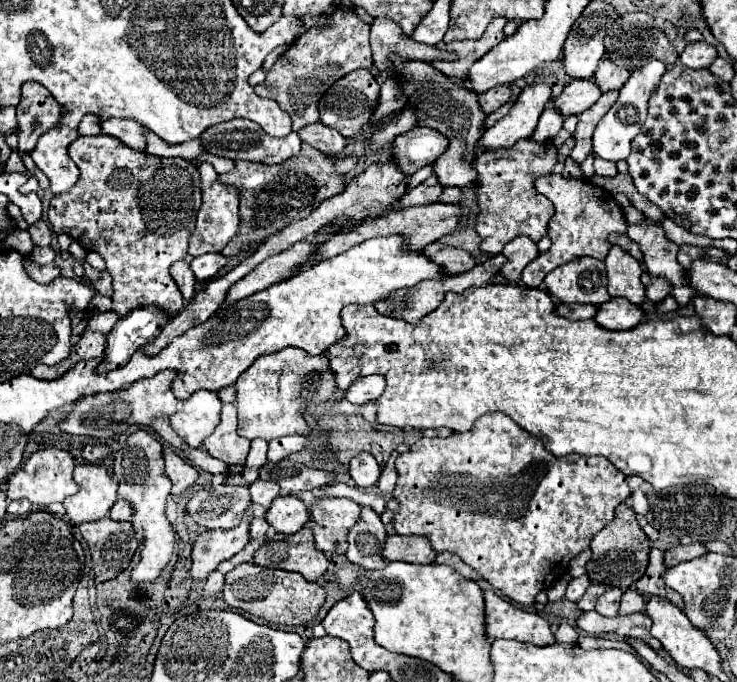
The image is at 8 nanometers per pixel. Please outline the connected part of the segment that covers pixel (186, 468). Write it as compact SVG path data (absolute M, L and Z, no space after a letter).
M164 453L164 473L172 481L172 493L182 495L188 487L192 487L198 479L198 469L184 461L178 453Z

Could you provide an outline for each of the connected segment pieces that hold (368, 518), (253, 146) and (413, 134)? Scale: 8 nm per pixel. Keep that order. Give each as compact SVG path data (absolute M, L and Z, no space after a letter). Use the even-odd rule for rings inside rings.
M362 507L360 519L348 531L348 561L364 569L384 569L386 561L382 559L382 545L386 539L386 529L380 521L380 515L372 507Z
M232 119L226 123L218 123L208 127L202 135L200 135L202 147L218 157L226 157L226 159L246 159L246 161L262 161L266 165L274 165L274 163L282 163L294 155L298 155L300 151L300 139L298 133L290 133L282 139L278 137L266 137L266 133L262 133L260 125L254 125L254 121L250 119Z
M414 127L392 143L392 161L404 175L412 175L424 165L434 163L446 151L446 145L448 141L438 131Z

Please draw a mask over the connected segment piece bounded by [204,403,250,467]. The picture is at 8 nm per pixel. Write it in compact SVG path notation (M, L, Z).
M232 403L222 405L220 423L214 433L204 439L204 447L212 457L224 461L226 465L242 467L246 463L250 439L236 433L236 407Z

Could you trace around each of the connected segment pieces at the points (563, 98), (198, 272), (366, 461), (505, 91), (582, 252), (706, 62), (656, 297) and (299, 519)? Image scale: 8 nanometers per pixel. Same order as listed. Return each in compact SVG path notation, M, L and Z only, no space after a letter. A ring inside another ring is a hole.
M570 81L564 91L552 99L552 107L562 115L580 115L584 113L588 107L592 107L598 97L600 97L600 89L594 85L592 81Z
M206 253L196 259L192 259L190 267L198 281L210 281L216 277L216 273L228 263L228 259L222 253Z
M360 453L350 461L350 477L359 488L368 488L378 483L380 467L370 453Z
M498 85L498 87L494 87L494 89L486 91L486 93L478 93L478 105L486 115L496 111L508 99L510 99L510 89L506 85Z
M550 173L550 175L538 177L538 181L534 181L534 187L538 193L542 193L544 197L548 197L554 203L556 213L548 225L548 237L552 239L552 247L548 251L540 253L534 261L530 261L524 267L522 283L526 287L538 289L542 285L544 277L554 267L568 263L572 259L584 256L604 259L606 253L610 251L608 235L610 233L626 233L626 229L628 229L624 211L616 203L616 199L606 189L596 187L586 179L564 179L562 175Z
M704 41L688 43L680 55L680 61L690 69L706 69L718 57L716 49Z
M646 271L642 273L642 283L646 287L646 297L652 301L652 303L660 303L662 299L666 299L672 291L672 285L670 281L664 281L662 277L650 277Z
M288 495L288 497L276 497L266 513L266 521L278 531L278 533L296 533L300 531L310 519L310 513L308 509L304 507L304 503L294 497L294 495Z

